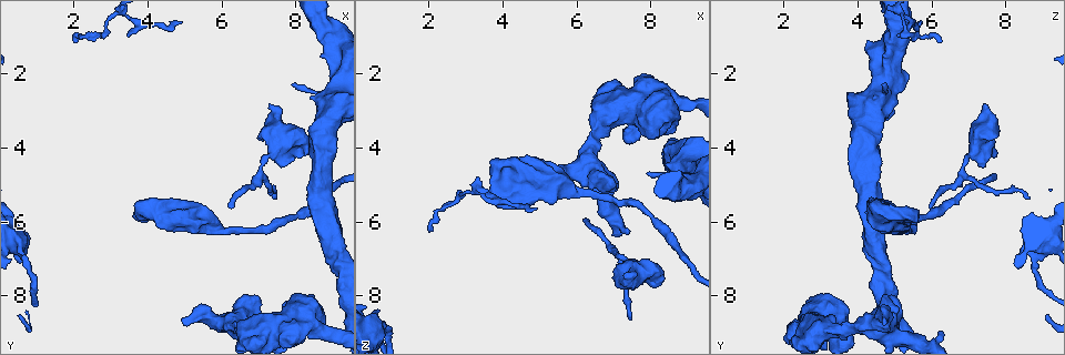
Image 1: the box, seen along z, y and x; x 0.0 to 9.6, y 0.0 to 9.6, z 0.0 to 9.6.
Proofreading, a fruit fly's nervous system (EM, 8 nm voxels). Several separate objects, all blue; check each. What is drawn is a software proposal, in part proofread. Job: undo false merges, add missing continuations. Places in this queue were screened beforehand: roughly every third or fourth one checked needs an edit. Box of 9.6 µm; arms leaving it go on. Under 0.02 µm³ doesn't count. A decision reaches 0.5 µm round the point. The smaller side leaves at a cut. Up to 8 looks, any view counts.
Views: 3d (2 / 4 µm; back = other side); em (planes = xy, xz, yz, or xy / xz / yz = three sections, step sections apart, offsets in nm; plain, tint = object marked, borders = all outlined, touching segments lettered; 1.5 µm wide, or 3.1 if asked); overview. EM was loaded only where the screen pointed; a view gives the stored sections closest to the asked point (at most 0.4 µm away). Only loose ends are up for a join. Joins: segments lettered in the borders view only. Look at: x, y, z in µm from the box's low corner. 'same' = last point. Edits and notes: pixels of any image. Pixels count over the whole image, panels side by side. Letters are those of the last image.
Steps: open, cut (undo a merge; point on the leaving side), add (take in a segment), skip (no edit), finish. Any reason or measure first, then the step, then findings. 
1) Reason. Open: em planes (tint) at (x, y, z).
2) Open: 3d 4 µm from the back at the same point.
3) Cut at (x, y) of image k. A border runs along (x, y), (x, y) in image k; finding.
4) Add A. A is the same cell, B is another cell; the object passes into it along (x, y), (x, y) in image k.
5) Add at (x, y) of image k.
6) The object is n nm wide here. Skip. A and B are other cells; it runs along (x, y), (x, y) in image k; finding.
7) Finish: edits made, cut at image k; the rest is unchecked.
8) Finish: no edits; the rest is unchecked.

An open end. Open: em planes (borders) at (7.25, 2.85, 7.55).

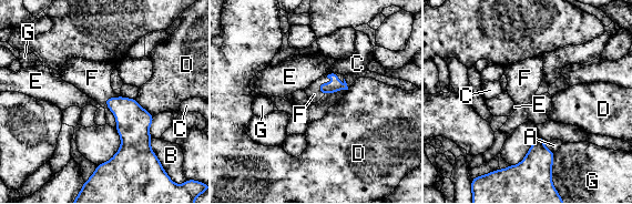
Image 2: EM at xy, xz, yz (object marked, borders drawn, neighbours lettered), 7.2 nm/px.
Add F. F is the same cell, A, B, C, D, E and G are other cells; the object passes into it along (335, 85), (330, 78), (312, 91) in image 2; it goes on there.

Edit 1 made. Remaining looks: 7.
Open: overview.

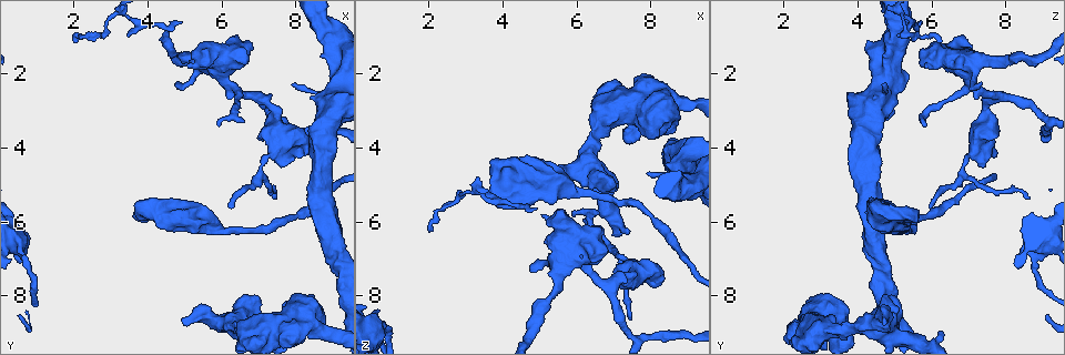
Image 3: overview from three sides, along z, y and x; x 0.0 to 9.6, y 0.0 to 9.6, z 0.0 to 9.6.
Tapers out. Open: 3d 2 µm at (6.25, 5.65, 5.95).

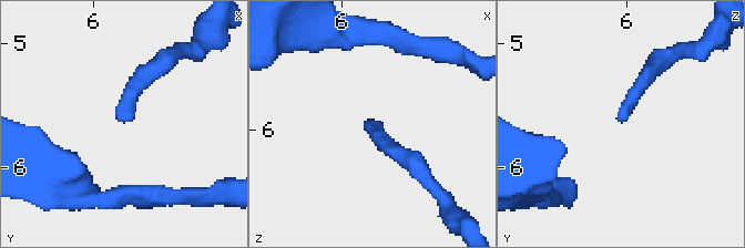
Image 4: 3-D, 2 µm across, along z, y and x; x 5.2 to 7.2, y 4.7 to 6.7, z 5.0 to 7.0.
Open: em planes (borders) at (6.28, 5.66, 5.98).

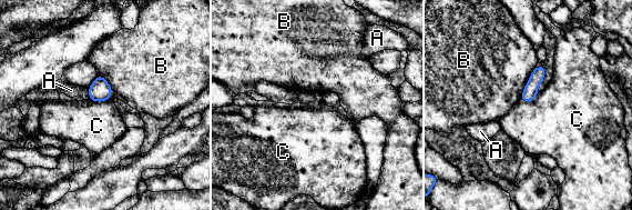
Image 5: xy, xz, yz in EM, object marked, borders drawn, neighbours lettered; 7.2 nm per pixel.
Skip. A, B and C are other cells; a border runs along (89, 99), (97, 101), (109, 100) in image 5; no lettered segment goes on from it.

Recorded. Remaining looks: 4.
Stops while still wide. Open: 3d 4 µm at (4.90, 8.70, 4.65).

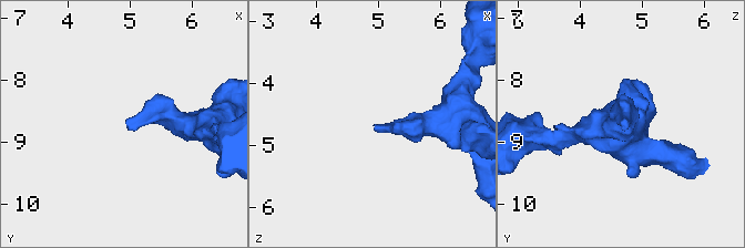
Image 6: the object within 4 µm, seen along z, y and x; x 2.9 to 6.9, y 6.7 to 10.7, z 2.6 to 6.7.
Open: em planes (borders) at (4.90, 8.70, 4.65).

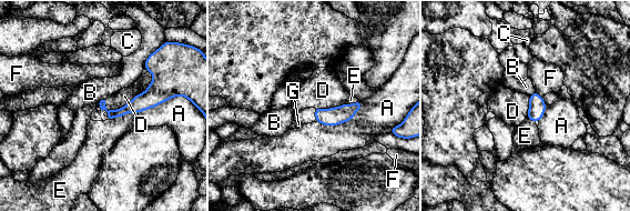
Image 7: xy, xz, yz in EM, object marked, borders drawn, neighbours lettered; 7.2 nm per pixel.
The longest contact is with D, 440 nm. Add E. E is the same cell, A, B, C, D, F and G are other cells; it goes on there.

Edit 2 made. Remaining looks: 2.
Finish: edits made, add at image 2, add at image 7; the rest is unchecked.

